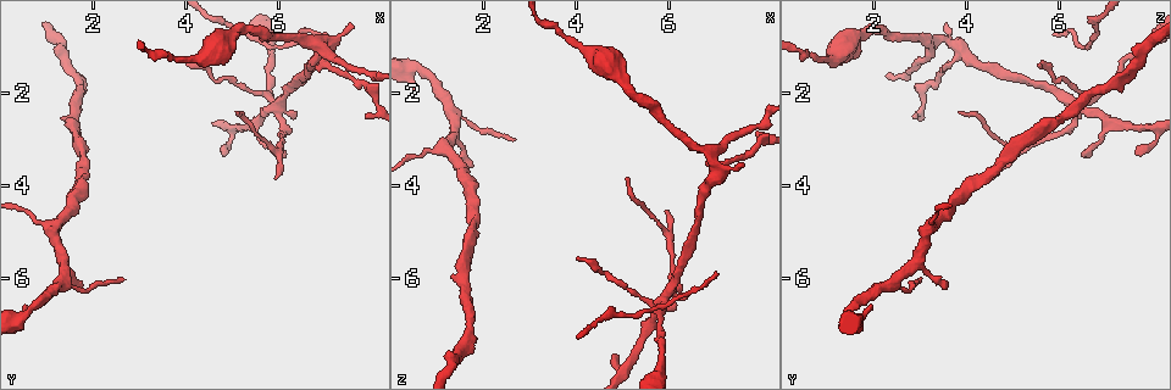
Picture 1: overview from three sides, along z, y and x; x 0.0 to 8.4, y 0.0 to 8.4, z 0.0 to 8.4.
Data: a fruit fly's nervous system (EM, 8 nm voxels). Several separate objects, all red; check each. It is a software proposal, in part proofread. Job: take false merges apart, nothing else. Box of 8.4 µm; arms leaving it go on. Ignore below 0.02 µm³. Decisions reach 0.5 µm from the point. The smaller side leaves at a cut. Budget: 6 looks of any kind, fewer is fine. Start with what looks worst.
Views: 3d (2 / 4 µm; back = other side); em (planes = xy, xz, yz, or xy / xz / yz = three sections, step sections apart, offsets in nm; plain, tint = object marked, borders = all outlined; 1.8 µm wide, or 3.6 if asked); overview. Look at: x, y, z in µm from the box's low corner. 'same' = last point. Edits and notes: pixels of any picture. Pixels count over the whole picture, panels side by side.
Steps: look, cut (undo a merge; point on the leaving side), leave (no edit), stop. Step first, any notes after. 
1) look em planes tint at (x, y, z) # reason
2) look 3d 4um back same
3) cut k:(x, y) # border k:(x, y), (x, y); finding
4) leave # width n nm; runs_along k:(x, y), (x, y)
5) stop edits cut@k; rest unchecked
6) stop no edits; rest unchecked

look em xy step 4 tint at (5.95, 2.25, 6.35) # four arms meet

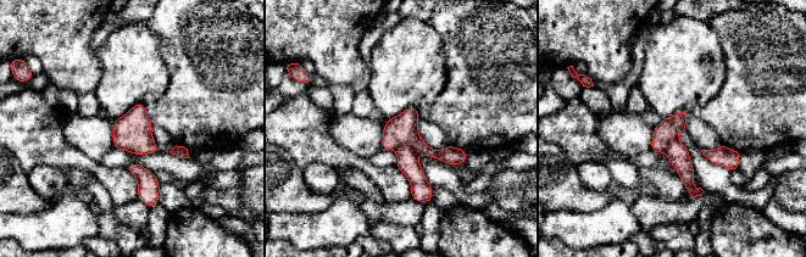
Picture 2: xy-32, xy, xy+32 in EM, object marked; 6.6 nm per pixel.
cut 2:(407, 161) # part_leaving 2:(674, 143), (693, 195); two neurons meet here

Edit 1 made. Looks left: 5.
look em planes tint at (6.75, 0.95, 3.20) # arms part here

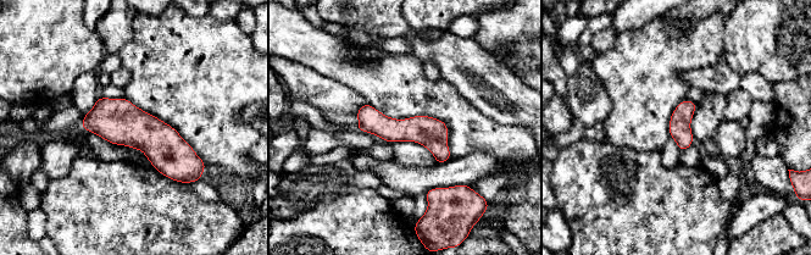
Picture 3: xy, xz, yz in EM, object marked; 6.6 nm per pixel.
leave # width 140 nm; runs_along 3:(84, 122), (128, 125), (194, 166); continuous, no second neuron

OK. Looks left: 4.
look em planes tint at (0.65, 6.65, 1.50) # thick turns thin

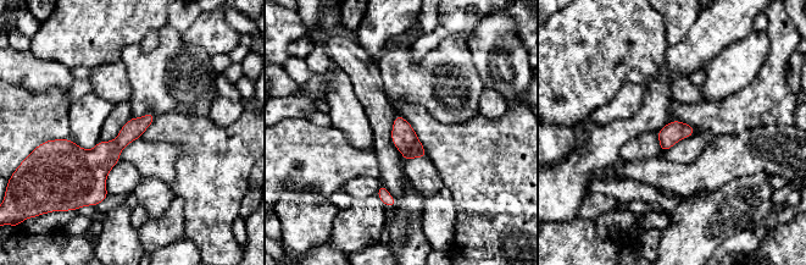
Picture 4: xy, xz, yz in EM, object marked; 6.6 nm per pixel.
leave # width 130 nm; one neuron here

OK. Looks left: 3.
stop edits cut@2; rest unchecked

